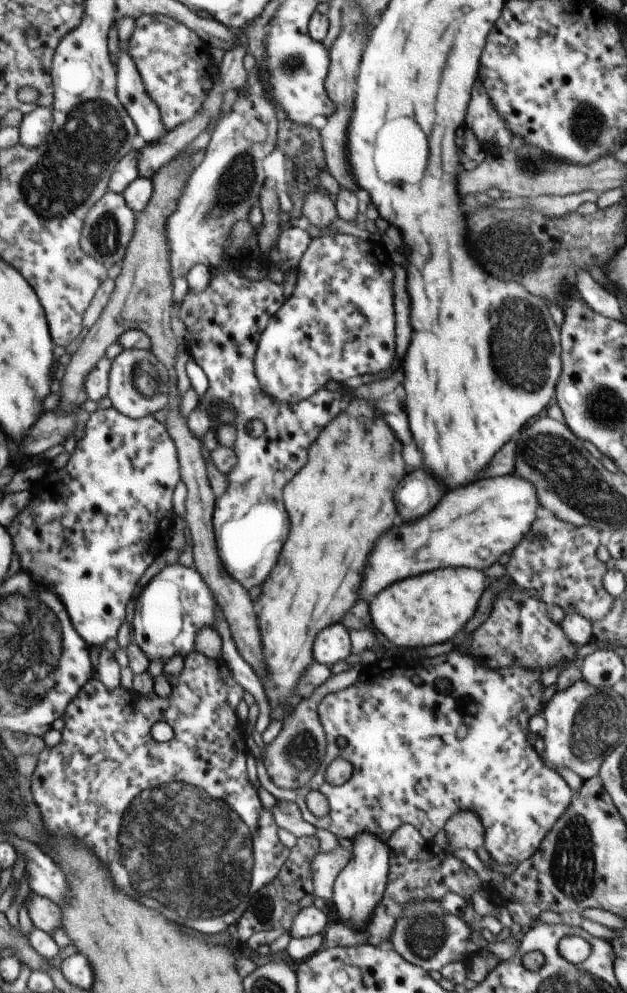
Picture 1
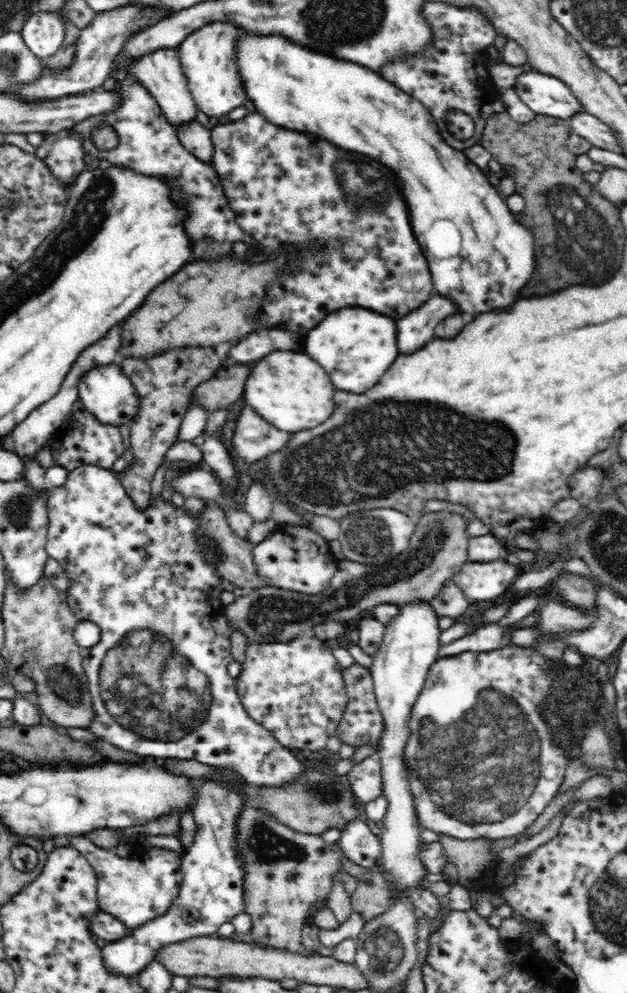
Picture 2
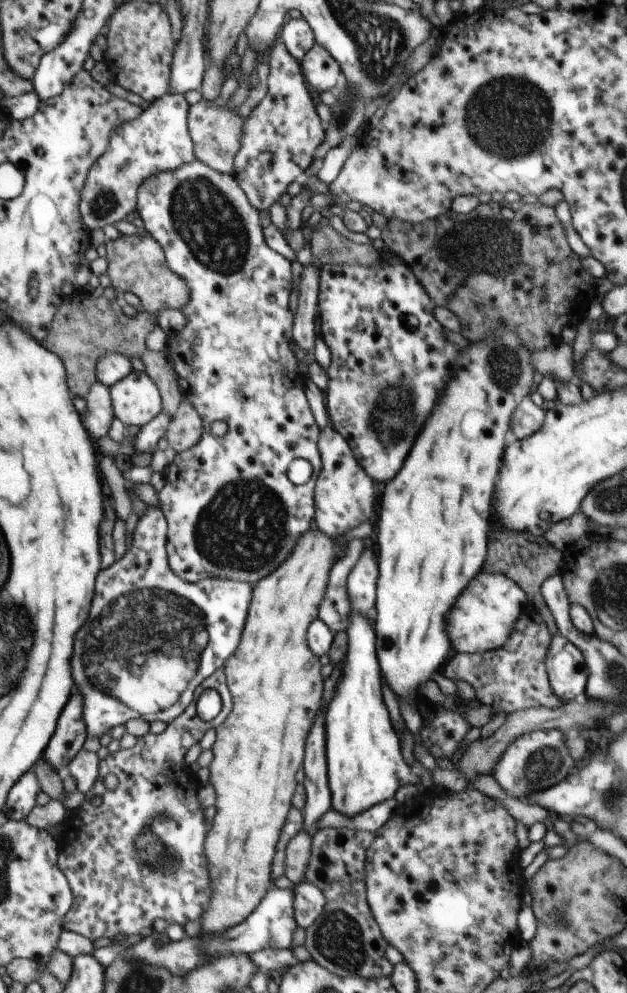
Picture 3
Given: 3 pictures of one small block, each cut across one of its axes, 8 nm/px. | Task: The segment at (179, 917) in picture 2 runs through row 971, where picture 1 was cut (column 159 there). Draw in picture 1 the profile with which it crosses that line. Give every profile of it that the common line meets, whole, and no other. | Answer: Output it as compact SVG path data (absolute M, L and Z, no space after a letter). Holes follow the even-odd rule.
M123 16L118 19L116 24L118 38L119 38L119 61L118 61L118 96L121 99L121 103L125 105L125 108L130 111L130 116L136 122L138 134L144 138L147 144L152 144L152 142L158 142L160 138L166 136L166 128L162 124L162 118L160 118L160 110L158 106L154 104L152 98L147 93L144 83L132 56L128 52L128 40L136 28L136 19L130 18L130 16Z

